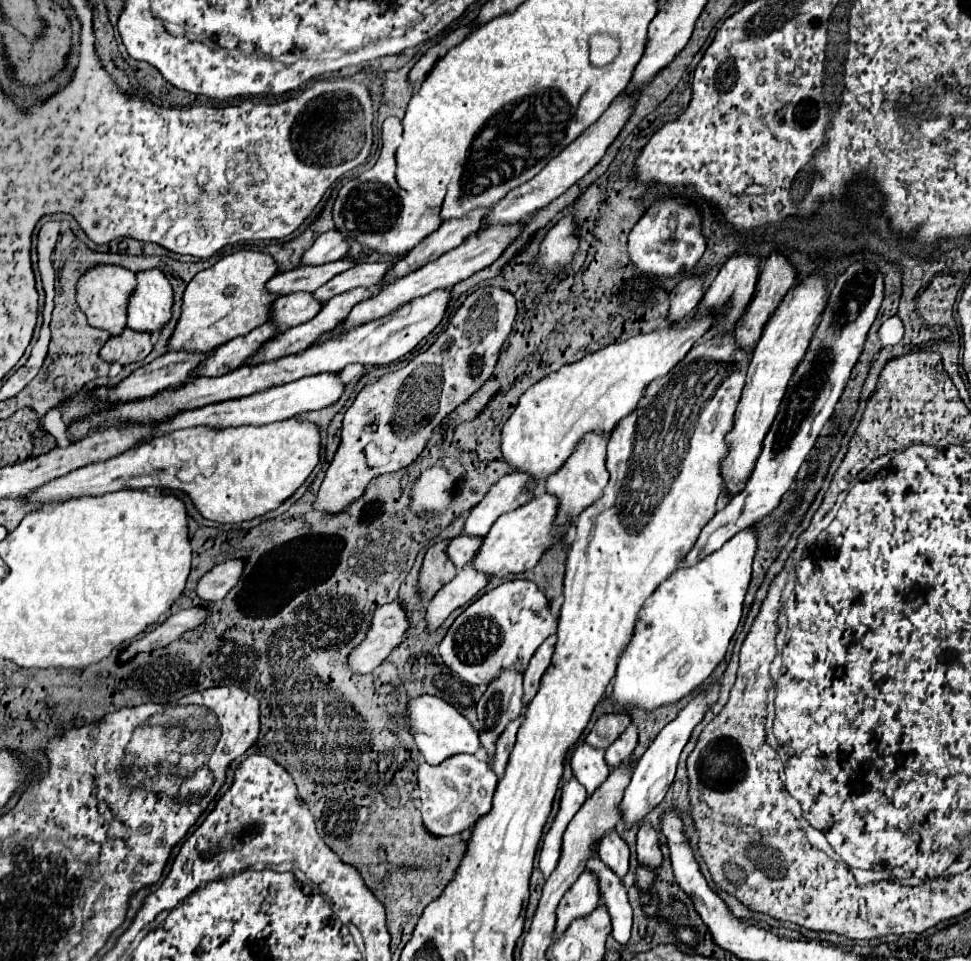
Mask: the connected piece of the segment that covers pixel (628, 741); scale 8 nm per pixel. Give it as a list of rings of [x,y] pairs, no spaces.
[[[631,724],[619,740],[615,740],[611,744],[611,748],[607,748],[605,752],[605,760],[609,764],[609,768],[617,768],[621,764],[627,764],[631,762],[631,756],[633,756],[633,750],[637,746],[637,728]]]

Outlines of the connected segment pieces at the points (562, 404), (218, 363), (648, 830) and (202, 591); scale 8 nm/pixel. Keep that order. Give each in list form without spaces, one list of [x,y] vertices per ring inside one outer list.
[[[687,316],[679,324],[657,328],[655,332],[587,354],[583,360],[567,364],[535,382],[519,398],[519,404],[501,430],[503,462],[515,468],[515,472],[529,476],[527,492],[531,492],[531,486],[545,484],[549,476],[559,472],[585,434],[595,432],[609,436],[615,424],[637,408],[639,400],[645,396],[647,384],[667,376],[709,326],[709,318],[693,320]]]
[[[265,322],[263,326],[255,328],[247,336],[239,336],[239,338],[229,340],[227,344],[221,344],[219,348],[211,350],[211,356],[207,356],[207,360],[203,360],[199,368],[195,368],[195,378],[197,376],[223,376],[239,368],[245,362],[245,358],[249,358],[263,342],[271,340],[277,334],[279,332],[275,330],[273,322]]]
[[[641,824],[637,834],[637,858],[639,864],[647,864],[647,868],[659,870],[663,862],[663,854],[659,850],[659,840],[655,830],[649,824]]]
[[[231,558],[221,564],[217,564],[211,572],[207,572],[199,584],[197,584],[197,594],[205,602],[217,602],[221,600],[241,578],[245,568],[243,558]]]

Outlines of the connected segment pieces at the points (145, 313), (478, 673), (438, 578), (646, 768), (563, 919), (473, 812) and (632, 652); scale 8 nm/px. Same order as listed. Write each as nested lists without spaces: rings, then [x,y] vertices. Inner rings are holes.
[[[159,268],[137,272],[135,292],[127,302],[127,326],[139,332],[157,332],[171,316],[171,284]]]
[[[511,580],[485,592],[455,618],[439,644],[439,654],[469,684],[489,684],[501,668],[523,672],[535,650],[555,632],[557,618],[551,614],[545,594],[529,580]]]
[[[447,542],[433,544],[423,558],[421,572],[419,572],[419,598],[421,598],[421,602],[429,602],[435,596],[435,592],[443,584],[447,584],[457,572],[457,568],[445,560],[447,558],[445,544]]]
[[[713,682],[711,686],[707,686],[707,690],[699,696],[695,696],[679,714],[673,722],[669,722],[659,734],[657,738],[651,742],[651,746],[647,748],[647,752],[637,760],[635,764],[635,770],[633,770],[633,776],[631,776],[631,782],[629,786],[625,788],[625,796],[621,800],[621,822],[625,824],[625,828],[631,828],[639,822],[643,822],[643,818],[665,798],[665,794],[669,792],[669,786],[673,782],[673,776],[675,776],[675,768],[677,768],[677,760],[679,760],[679,754],[681,750],[685,748],[689,736],[691,736],[691,730],[701,722],[705,710],[709,708],[709,704],[713,704],[717,700],[717,690],[715,690],[715,684]],[[713,690],[713,694],[709,696],[709,692]]]
[[[583,872],[575,884],[565,892],[557,906],[557,926],[555,926],[555,936],[561,936],[569,924],[577,918],[589,916],[599,906],[599,888],[595,876],[591,872]]]
[[[459,754],[449,756],[437,766],[427,764],[425,760],[419,760],[417,770],[419,790],[421,790],[421,814],[425,828],[435,836],[451,836],[465,828],[473,828],[473,824],[489,812],[491,798],[497,786],[495,772],[487,766],[485,760],[481,760],[475,754]]]
[[[745,528],[739,534],[735,534],[731,540],[727,540],[711,556],[705,556],[703,560],[699,560],[699,564],[691,568],[679,568],[677,572],[673,572],[653,592],[653,596],[645,602],[643,612],[639,614],[635,634],[619,660],[615,682],[609,690],[609,698],[615,706],[623,710],[653,712],[661,706],[679,702],[681,698],[697,690],[713,674],[713,670],[725,658],[731,636],[739,626],[743,598],[751,582],[751,564],[753,564],[755,548],[757,548],[755,530]]]

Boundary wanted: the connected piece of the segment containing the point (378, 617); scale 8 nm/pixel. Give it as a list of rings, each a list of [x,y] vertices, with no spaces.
[[[397,602],[377,608],[367,636],[347,656],[347,668],[355,674],[369,674],[389,656],[395,646],[403,642],[407,628],[409,622]]]

